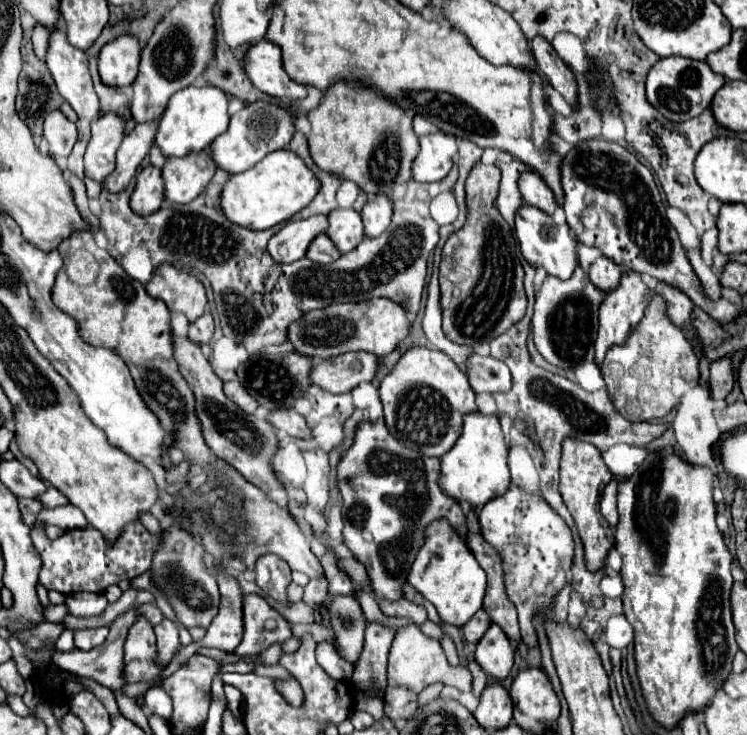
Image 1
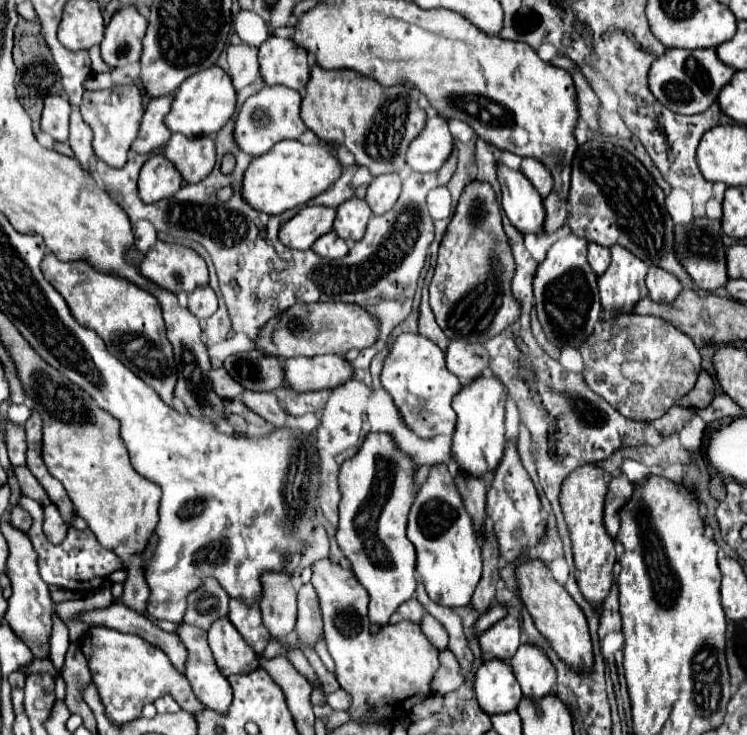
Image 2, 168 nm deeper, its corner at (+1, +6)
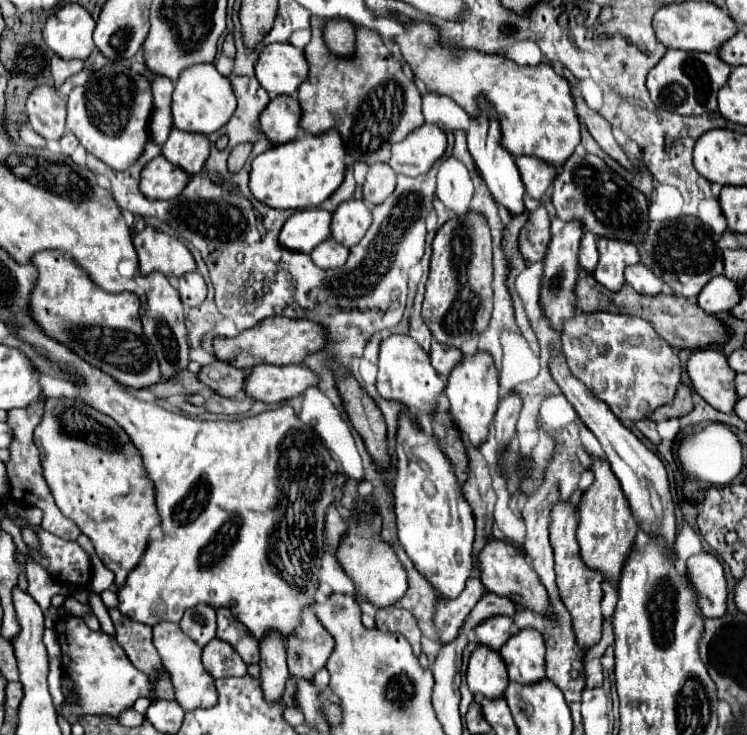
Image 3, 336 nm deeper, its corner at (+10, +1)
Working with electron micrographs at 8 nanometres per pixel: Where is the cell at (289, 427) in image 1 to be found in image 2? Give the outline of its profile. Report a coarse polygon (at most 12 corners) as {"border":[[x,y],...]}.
{"border":[[242,392],[242,402],[276,428],[288,414],[274,392]]}

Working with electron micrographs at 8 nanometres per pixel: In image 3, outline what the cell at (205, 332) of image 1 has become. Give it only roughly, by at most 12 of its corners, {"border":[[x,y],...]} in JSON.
{"border":[[201,273],[179,279],[179,295],[187,309],[199,307],[207,295]]}

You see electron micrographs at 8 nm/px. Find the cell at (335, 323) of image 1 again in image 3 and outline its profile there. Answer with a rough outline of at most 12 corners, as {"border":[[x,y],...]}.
{"border":[[271,317],[233,339],[215,357],[251,369],[301,365],[327,345],[323,325]]}

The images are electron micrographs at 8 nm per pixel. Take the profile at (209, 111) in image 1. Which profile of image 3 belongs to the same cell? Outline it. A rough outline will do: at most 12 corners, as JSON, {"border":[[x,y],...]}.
{"border":[[215,65],[181,71],[173,127],[211,135],[235,111]]}

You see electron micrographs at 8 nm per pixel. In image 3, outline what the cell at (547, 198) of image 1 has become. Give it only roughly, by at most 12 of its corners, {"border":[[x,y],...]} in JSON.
{"border":[[529,155],[515,157],[527,195],[541,199],[557,175]]}

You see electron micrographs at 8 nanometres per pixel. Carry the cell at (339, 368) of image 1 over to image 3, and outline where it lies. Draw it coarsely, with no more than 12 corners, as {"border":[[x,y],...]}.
{"border":[[257,365],[249,397],[277,405],[319,377],[305,365]]}

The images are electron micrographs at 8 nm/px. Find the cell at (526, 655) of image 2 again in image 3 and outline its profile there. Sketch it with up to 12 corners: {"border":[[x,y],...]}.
{"border":[[521,629],[499,653],[509,681],[545,679],[545,643]]}

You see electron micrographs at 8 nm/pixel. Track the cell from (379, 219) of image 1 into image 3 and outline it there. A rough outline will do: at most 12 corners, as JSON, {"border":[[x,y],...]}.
{"border":[[371,165],[363,199],[381,205],[395,189],[395,171]]}

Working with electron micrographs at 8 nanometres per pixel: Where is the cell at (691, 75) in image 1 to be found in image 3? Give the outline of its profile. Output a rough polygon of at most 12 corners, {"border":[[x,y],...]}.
{"border":[[667,49],[651,101],[677,115],[717,109],[731,67],[717,53]]}

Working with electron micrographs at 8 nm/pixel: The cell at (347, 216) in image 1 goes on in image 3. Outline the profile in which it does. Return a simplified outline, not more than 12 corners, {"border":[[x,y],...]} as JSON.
{"border":[[343,201],[331,217],[331,239],[351,249],[371,225],[363,201]]}

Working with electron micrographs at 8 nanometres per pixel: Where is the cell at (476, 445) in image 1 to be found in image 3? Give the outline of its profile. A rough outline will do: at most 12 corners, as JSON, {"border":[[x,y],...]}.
{"border":[[477,351],[449,375],[451,421],[483,445],[499,403],[497,369]]}

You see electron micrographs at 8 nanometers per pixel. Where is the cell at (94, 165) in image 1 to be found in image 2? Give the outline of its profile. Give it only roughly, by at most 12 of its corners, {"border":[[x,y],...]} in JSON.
{"border":[[140,84],[86,90],[94,152],[122,168],[144,116]]}

